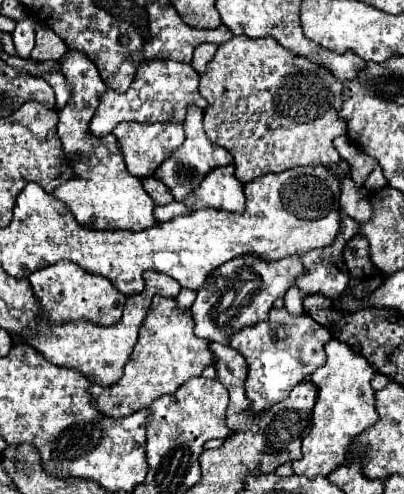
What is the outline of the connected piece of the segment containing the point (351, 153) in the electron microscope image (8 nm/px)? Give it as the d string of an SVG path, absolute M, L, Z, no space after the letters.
M347 136L335 138L335 140L333 140L333 146L335 146L335 150L339 152L339 156L349 164L349 168L351 168L351 178L353 178L353 182L361 188L363 182L365 182L365 178L377 168L377 160L371 158L371 156L367 156L367 154L363 154L363 152L359 152L359 150L349 142Z

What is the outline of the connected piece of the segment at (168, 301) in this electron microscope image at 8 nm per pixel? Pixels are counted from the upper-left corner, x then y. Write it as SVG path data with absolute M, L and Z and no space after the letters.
M155 296L149 310L151 314L147 314L139 330L139 340L123 368L123 376L113 386L101 386L99 382L89 380L93 406L105 416L125 418L137 410L149 408L149 402L159 396L173 394L173 390L177 390L183 382L193 376L201 376L203 368L215 362L209 342L193 334L193 318L189 318L189 312L181 312L177 308L175 298Z

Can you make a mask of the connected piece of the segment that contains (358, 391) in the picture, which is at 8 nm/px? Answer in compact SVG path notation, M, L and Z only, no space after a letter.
M335 338L325 344L325 352L327 362L311 374L311 382L317 386L313 428L303 440L303 458L293 462L293 472L307 478L329 476L345 462L345 446L349 446L351 438L359 436L363 430L373 426L373 422L377 422L377 412L373 406L375 390L369 384L377 374L375 368L365 360L363 354Z

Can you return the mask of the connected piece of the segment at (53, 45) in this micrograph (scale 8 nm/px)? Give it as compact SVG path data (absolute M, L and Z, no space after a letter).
M35 25L36 43L31 60L33 62L47 62L47 60L61 60L67 52L67 46L63 40L47 26Z

